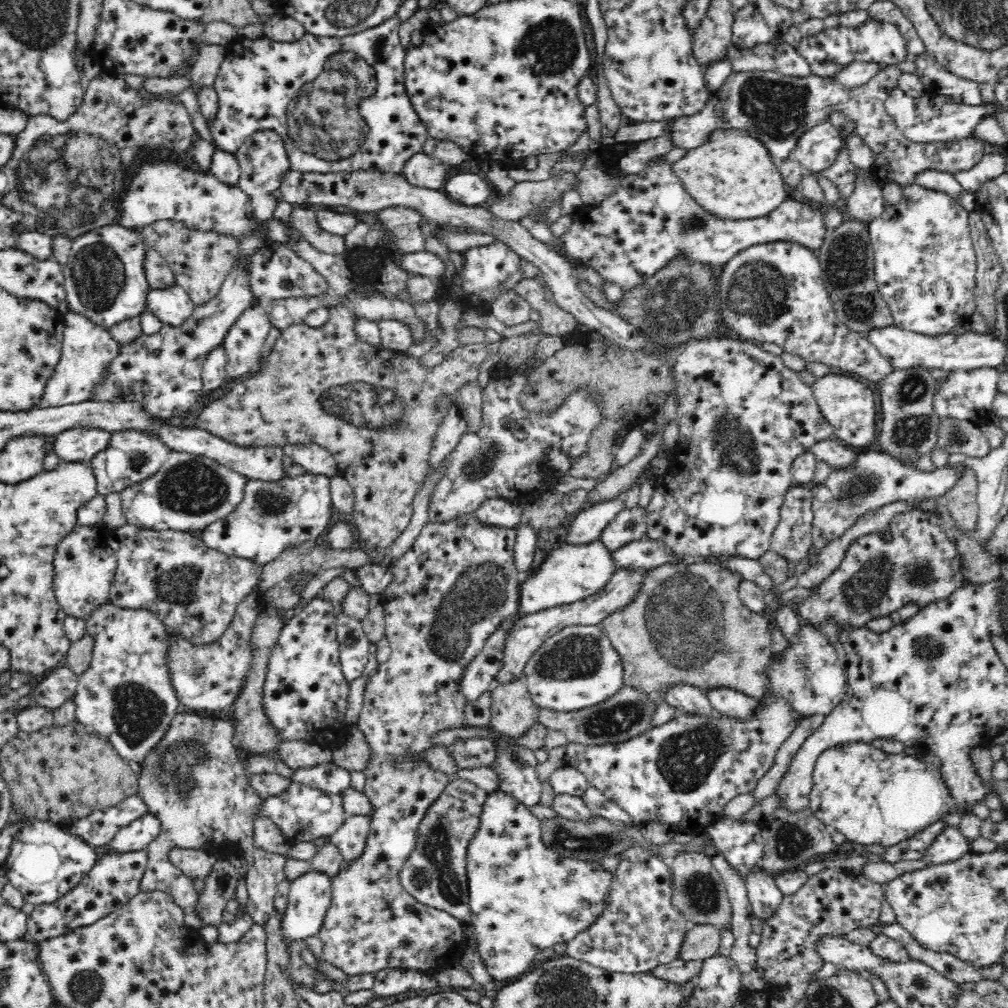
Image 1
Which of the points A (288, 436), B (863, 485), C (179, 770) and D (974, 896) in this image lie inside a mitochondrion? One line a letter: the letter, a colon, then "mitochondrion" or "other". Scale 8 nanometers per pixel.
A: other
B: mitochondrion
C: mitochondrion
D: mitochondrion

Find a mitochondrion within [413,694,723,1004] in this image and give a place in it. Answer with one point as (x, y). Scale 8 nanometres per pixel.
(615, 720)

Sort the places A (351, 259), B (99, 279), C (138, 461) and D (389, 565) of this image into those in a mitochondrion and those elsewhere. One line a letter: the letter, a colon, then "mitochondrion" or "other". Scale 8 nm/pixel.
A: other
B: mitochondrion
C: mitochondrion
D: other

